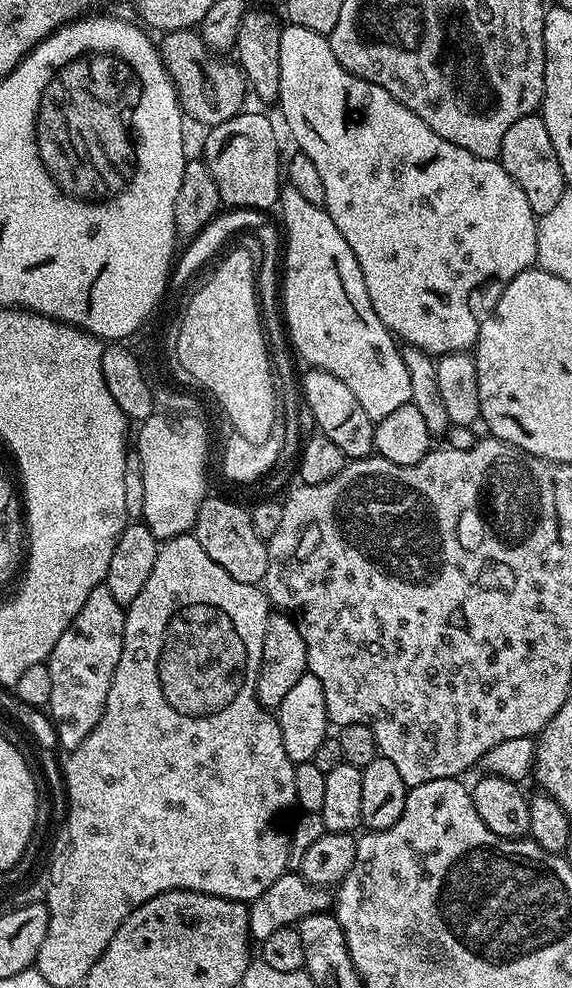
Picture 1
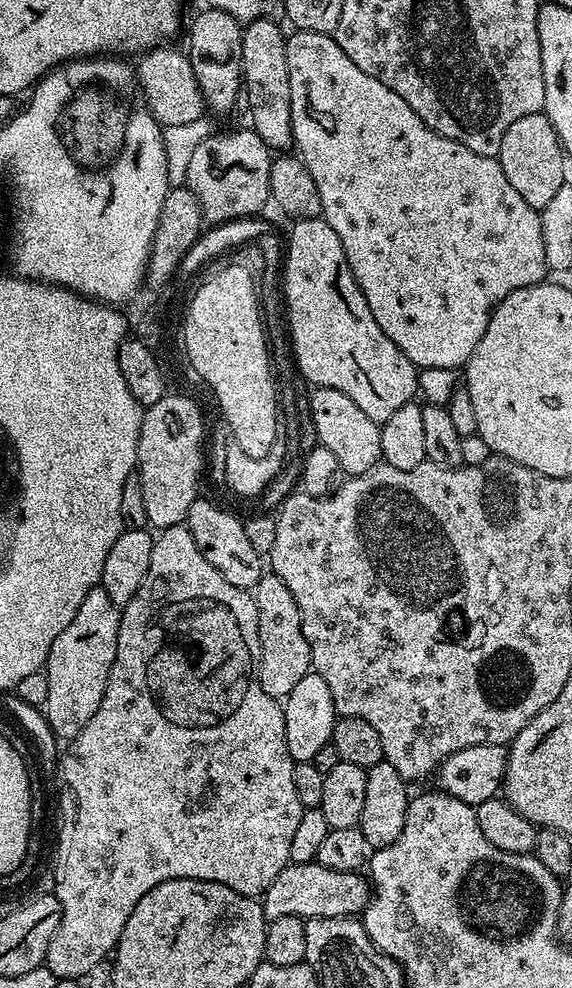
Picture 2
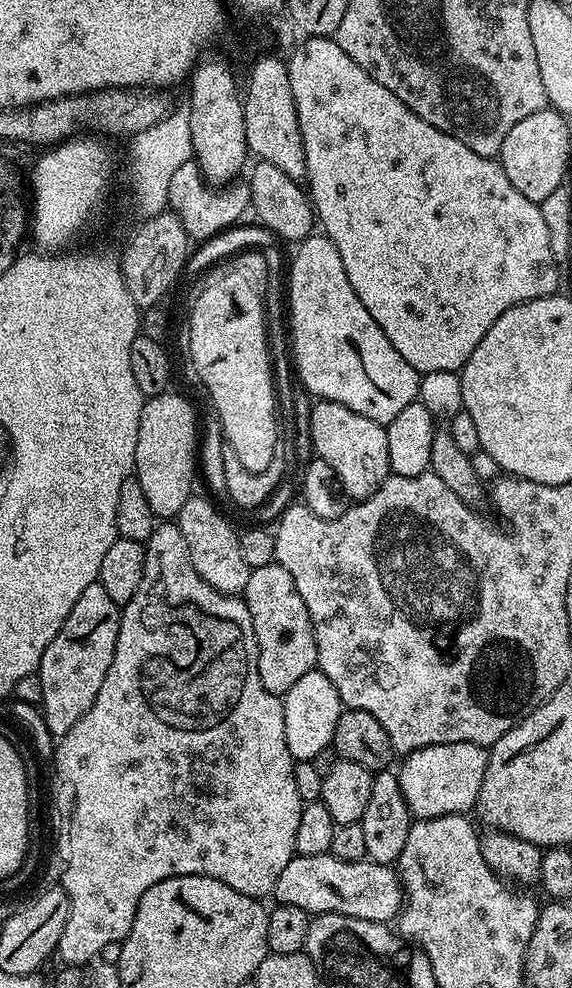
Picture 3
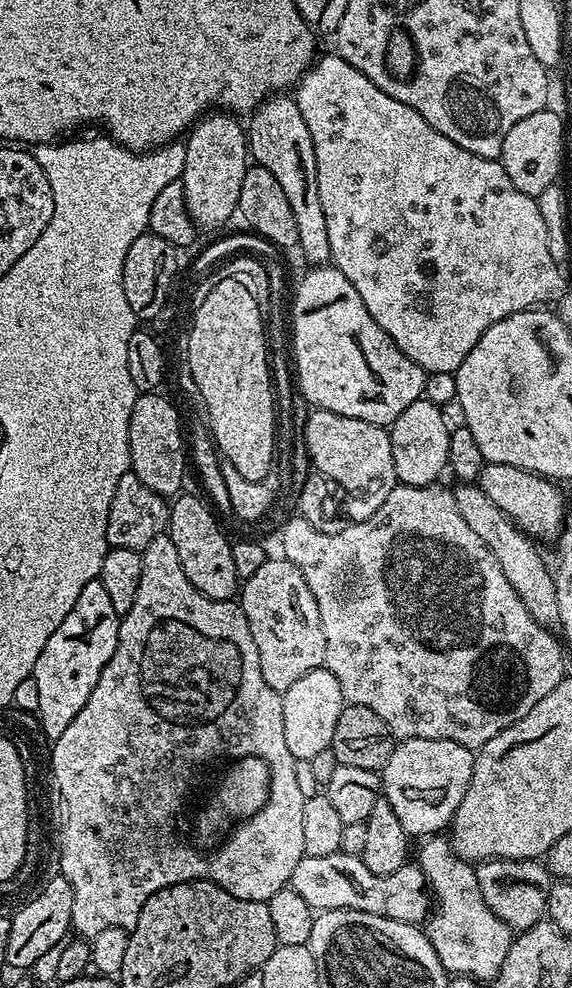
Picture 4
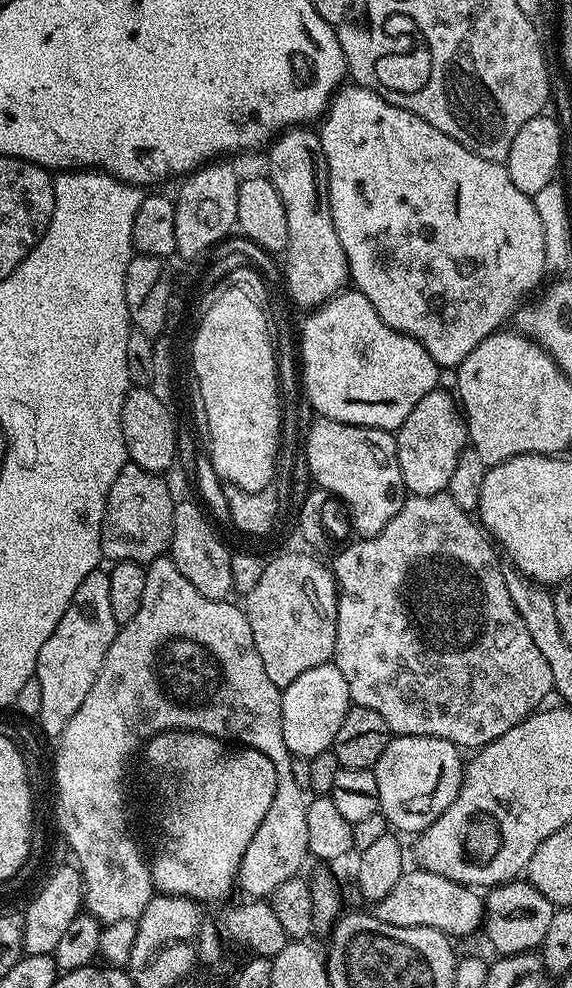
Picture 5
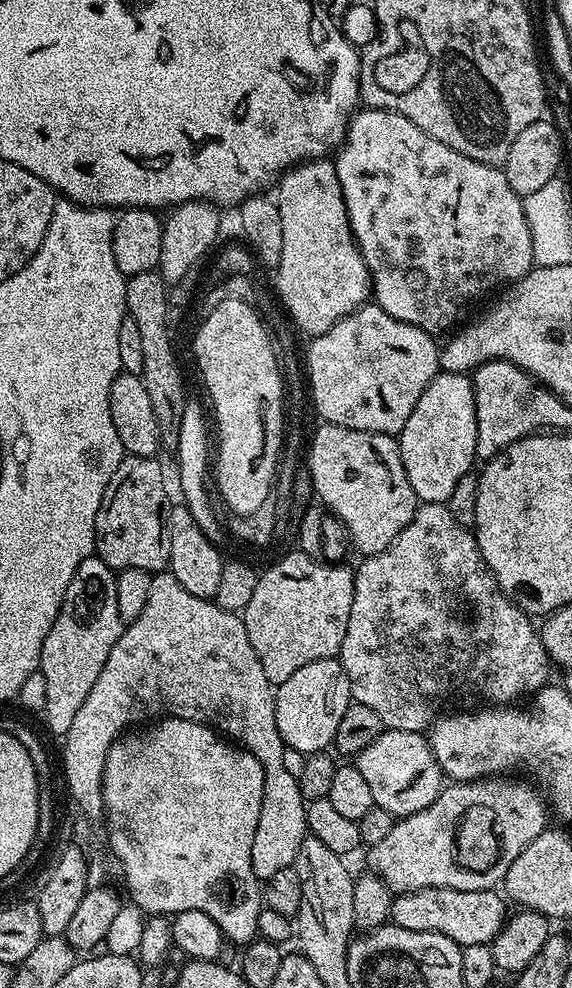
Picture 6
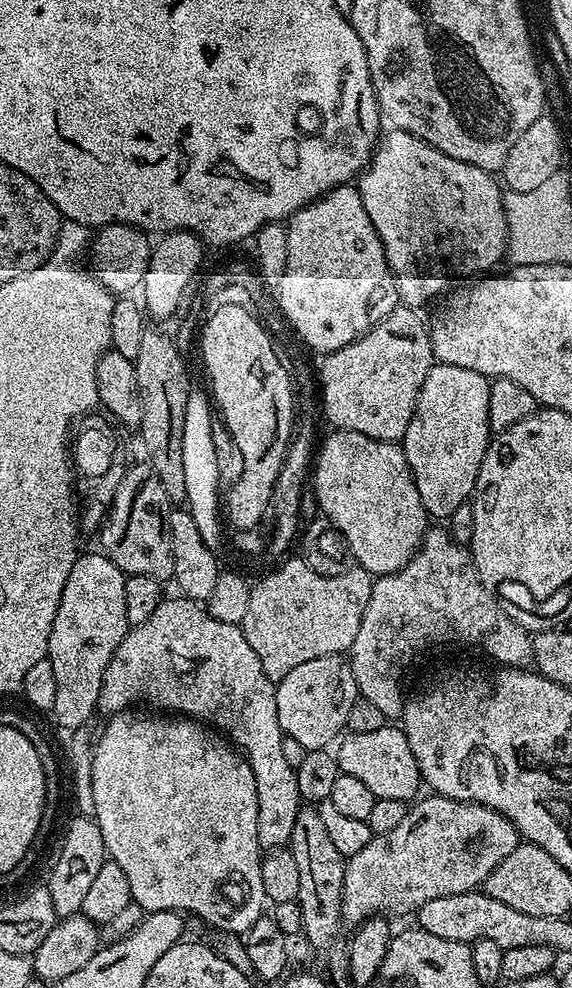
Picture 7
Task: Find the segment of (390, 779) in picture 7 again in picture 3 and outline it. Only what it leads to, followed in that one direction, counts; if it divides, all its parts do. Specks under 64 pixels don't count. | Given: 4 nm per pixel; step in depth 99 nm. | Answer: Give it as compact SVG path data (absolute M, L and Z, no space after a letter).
M450 742L438 746L426 746L403 757L404 765L398 768L402 798L406 802L408 811L416 820L433 820L439 816L459 816L468 814L477 807L482 790L482 778L486 774L488 748L471 744L470 742Z

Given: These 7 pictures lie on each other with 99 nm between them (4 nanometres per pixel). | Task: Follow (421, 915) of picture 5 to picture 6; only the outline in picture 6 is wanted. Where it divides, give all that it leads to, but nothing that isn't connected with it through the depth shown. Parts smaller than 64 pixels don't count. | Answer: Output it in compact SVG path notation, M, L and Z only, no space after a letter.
M419 888L413 892L399 893L392 902L391 923L402 926L402 930L422 930L423 932L437 932L450 938L461 946L491 945L492 940L504 928L506 911L505 901L499 891L486 890L450 890L449 888Z

